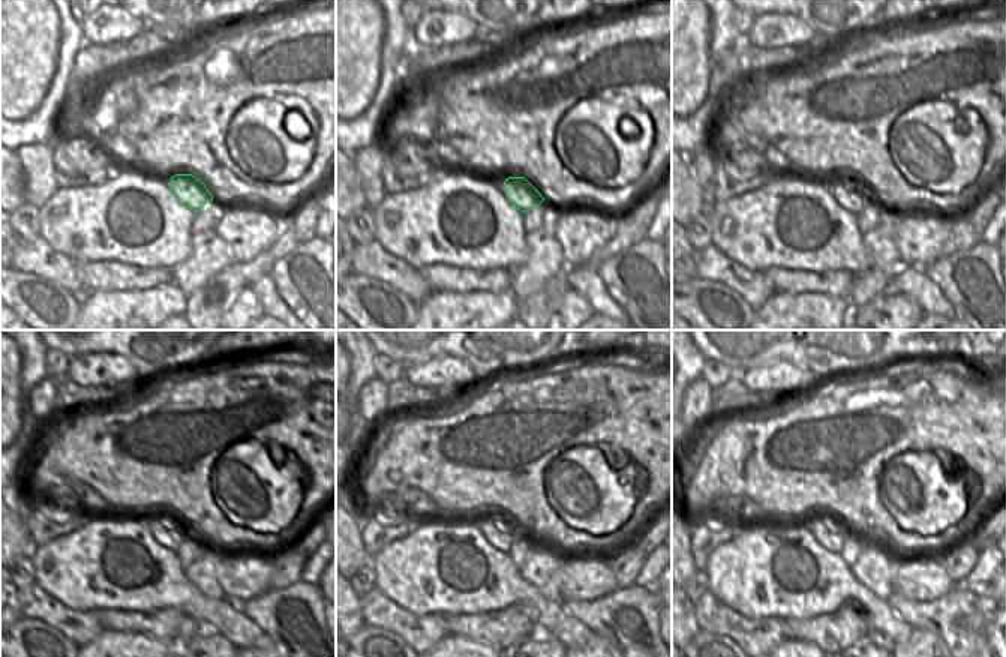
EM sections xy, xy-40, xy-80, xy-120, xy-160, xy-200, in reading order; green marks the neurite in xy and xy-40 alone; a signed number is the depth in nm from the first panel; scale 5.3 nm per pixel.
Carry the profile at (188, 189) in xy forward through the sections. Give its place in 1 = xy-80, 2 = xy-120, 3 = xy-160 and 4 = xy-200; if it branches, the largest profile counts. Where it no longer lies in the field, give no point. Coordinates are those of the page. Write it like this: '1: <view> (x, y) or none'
1: xy-80 (855, 198)
2: xy-120 (168, 539)
3: xy-160 (501, 539)
4: xy-200 (829, 536)

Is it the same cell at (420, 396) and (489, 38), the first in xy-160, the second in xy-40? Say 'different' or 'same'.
same

